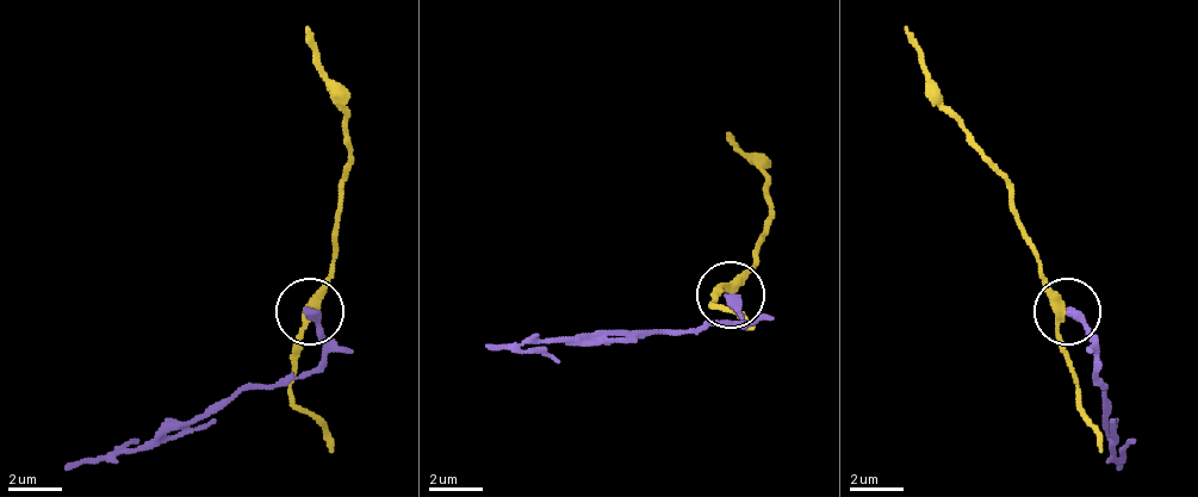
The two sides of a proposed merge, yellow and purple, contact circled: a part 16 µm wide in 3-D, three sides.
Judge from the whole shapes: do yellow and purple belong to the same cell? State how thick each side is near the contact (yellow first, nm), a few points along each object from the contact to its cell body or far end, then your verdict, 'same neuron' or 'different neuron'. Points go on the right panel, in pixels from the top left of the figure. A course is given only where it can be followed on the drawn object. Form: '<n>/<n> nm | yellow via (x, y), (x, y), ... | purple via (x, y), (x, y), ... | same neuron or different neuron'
320/360 nm | yellow via (1066, 310), (1038, 269), (998, 162), (951, 109), (904, 28) | purple via (1066, 310), (1092, 343), (1092, 370), (1105, 384), (1105, 423), (1119, 471) | different neuron

